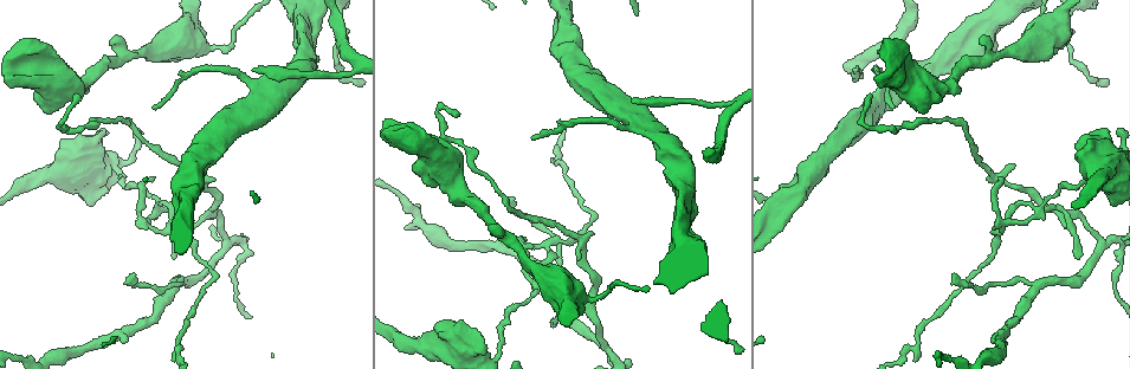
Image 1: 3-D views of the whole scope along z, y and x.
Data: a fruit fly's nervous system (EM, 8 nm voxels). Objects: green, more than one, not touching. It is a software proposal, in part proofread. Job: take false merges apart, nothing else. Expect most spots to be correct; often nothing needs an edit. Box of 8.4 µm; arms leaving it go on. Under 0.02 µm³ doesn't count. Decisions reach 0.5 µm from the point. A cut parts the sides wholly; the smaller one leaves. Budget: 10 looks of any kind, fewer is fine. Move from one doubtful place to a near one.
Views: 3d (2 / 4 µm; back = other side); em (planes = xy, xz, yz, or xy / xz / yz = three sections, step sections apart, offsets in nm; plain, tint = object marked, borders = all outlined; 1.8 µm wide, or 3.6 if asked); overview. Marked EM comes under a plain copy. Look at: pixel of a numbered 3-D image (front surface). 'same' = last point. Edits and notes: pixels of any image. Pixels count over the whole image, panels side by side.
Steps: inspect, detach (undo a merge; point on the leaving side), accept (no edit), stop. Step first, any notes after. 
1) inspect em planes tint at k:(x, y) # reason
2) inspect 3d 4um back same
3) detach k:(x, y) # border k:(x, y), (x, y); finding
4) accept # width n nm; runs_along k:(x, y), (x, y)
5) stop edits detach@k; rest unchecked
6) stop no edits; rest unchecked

inspect 3d 2um back at 1:(537, 288) # arms run side by side

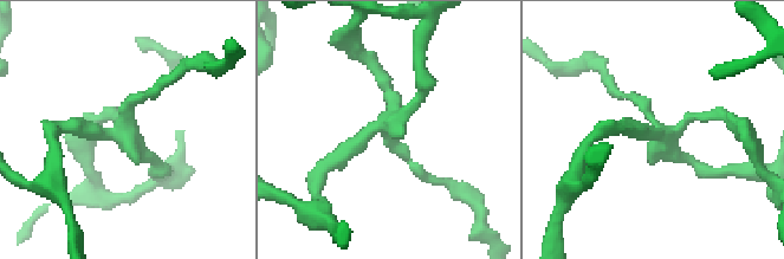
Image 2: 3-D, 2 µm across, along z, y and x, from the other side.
inspect em 3.6um xz step 16 tint at 2:(644, 113) # arms 4; shape alone is not enough

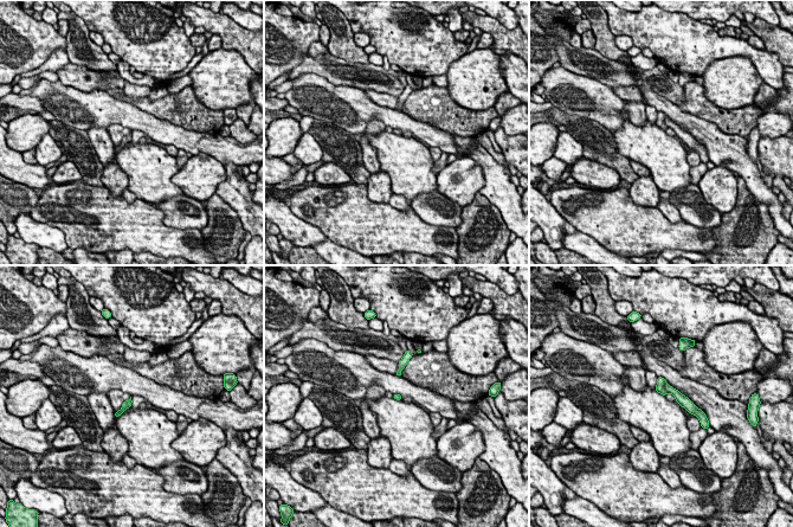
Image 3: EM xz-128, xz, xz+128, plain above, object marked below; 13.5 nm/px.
inspect em 3.6um yz step 16 tint same

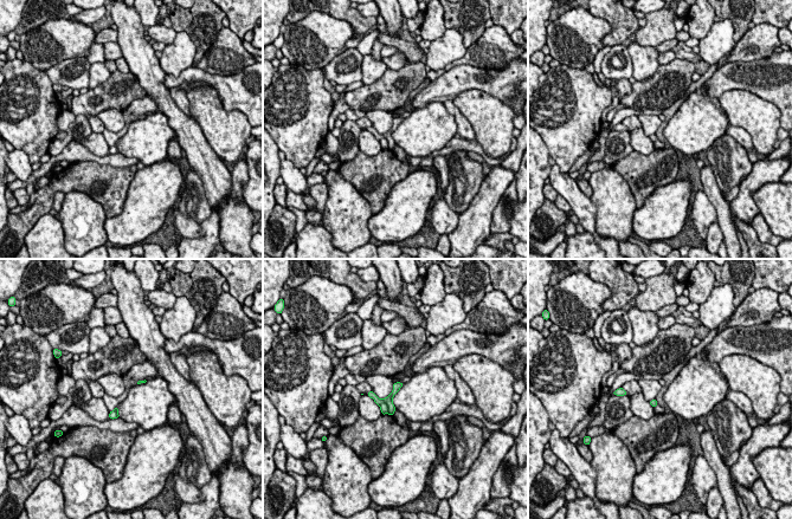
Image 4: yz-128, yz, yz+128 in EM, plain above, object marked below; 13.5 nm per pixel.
detach 4:(384, 407) # border 4:(381, 402), (387, 406), (388, 413); a second cell is stuck on

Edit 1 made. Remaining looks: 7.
inspect overview

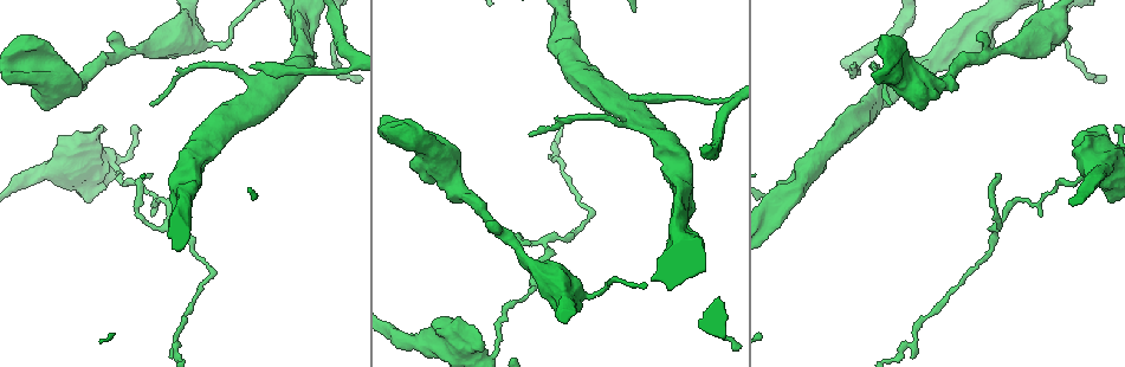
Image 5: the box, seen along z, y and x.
inspect em 3.6um planes tint at 5:(118, 168) # sharp bend

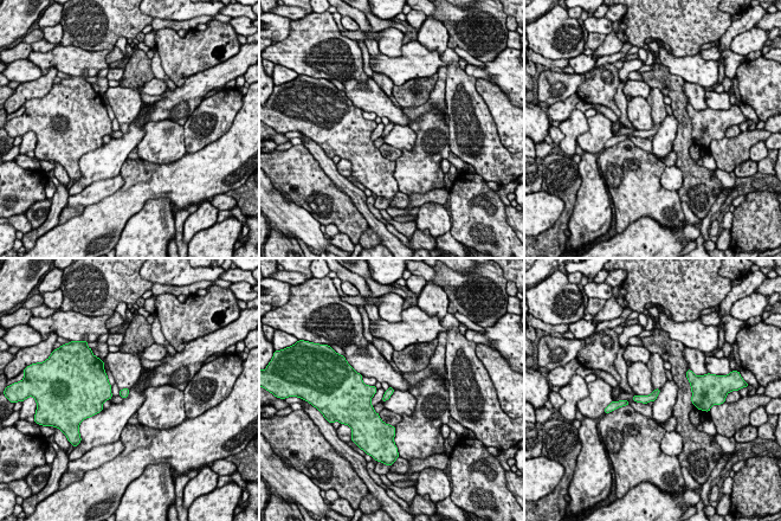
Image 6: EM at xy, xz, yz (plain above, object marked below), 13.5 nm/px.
accept # continuous, no second cell

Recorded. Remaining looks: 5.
inspect em yz step 8 tint at 5:(711, 311) # calibre changes

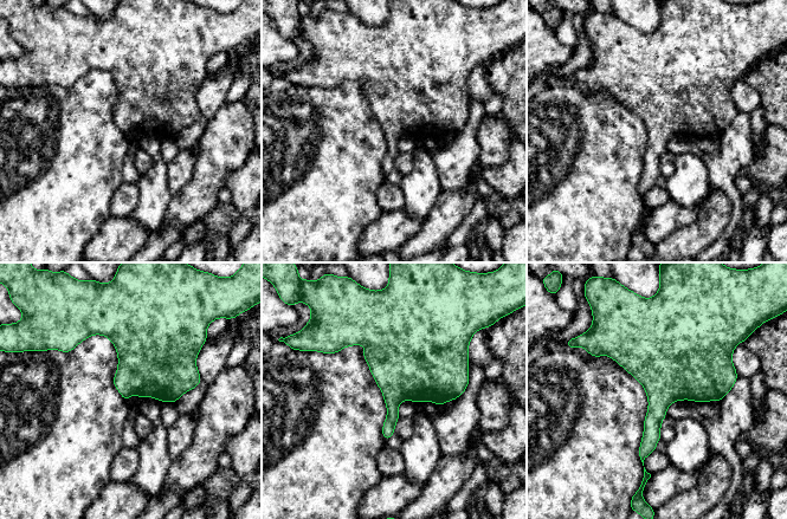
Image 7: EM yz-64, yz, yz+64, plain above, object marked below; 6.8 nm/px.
inspect em planes borders same # another direction

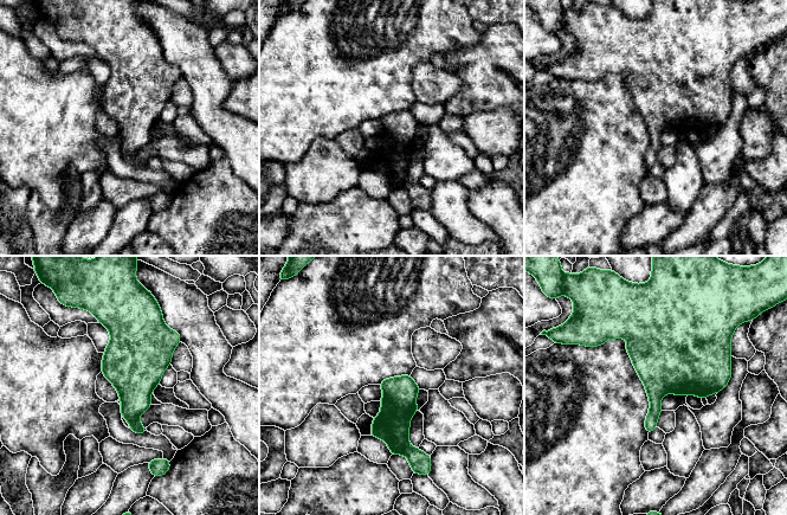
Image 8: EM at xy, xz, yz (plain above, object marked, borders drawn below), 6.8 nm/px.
accept # width 240 nm; continuous, no second cell

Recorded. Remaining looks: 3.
inspect em planes borders at 5:(885, 76) # thick turns thin

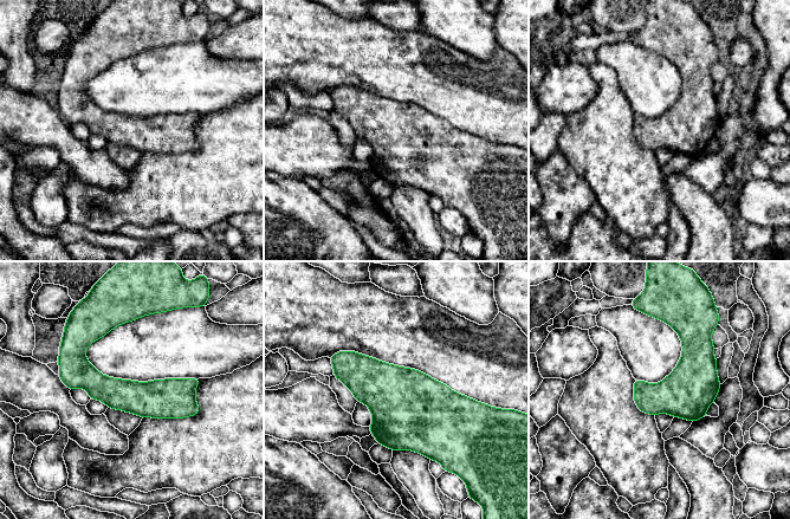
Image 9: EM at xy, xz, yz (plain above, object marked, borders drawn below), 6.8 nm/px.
accept # width 240 nm; runs_along 9:(63, 376), (195, 410); one cell here

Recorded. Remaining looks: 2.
stop edits detach@4; rest unchecked

